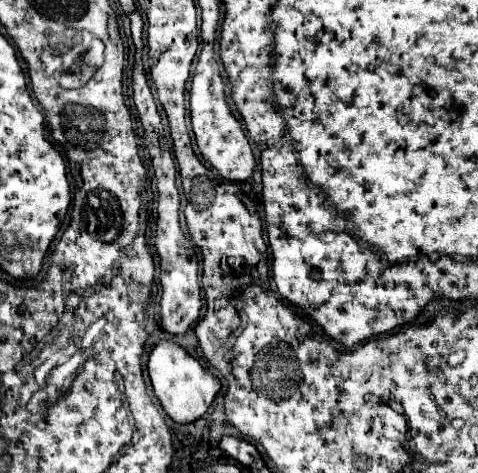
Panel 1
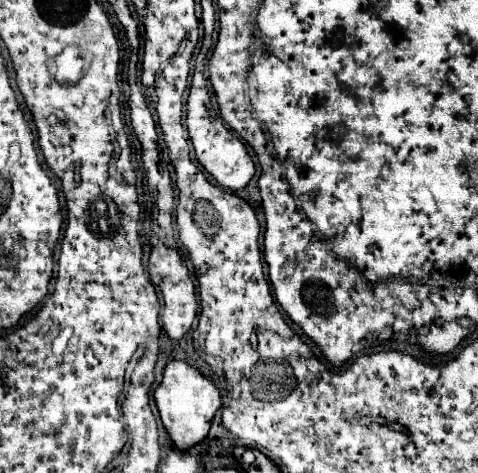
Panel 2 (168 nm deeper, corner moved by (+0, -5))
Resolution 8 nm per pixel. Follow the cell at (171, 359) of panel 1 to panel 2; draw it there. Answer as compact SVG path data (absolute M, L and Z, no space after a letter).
M178 360L166 364L164 380L156 388L154 398L156 398L156 406L160 410L162 424L178 450L188 450L206 438L206 434L210 430L210 422L222 404L222 398L220 398L220 392L216 390L216 386L208 378L204 378L198 370L194 370L186 362L178 362Z

